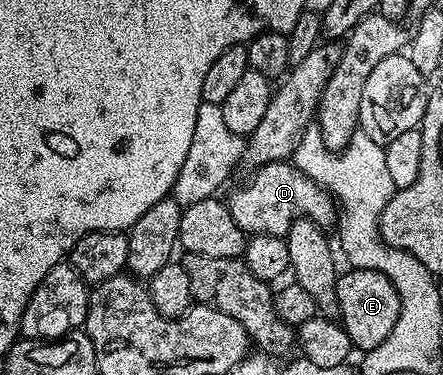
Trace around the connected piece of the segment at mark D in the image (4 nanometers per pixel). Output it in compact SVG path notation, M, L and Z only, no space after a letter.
M290 161L270 162L258 167L255 174L240 190L235 190L229 197L231 215L243 233L282 234L287 235L289 228L298 218L308 218L317 225L327 228L336 221L337 203L327 191L316 182L309 180L305 172L301 172Z

